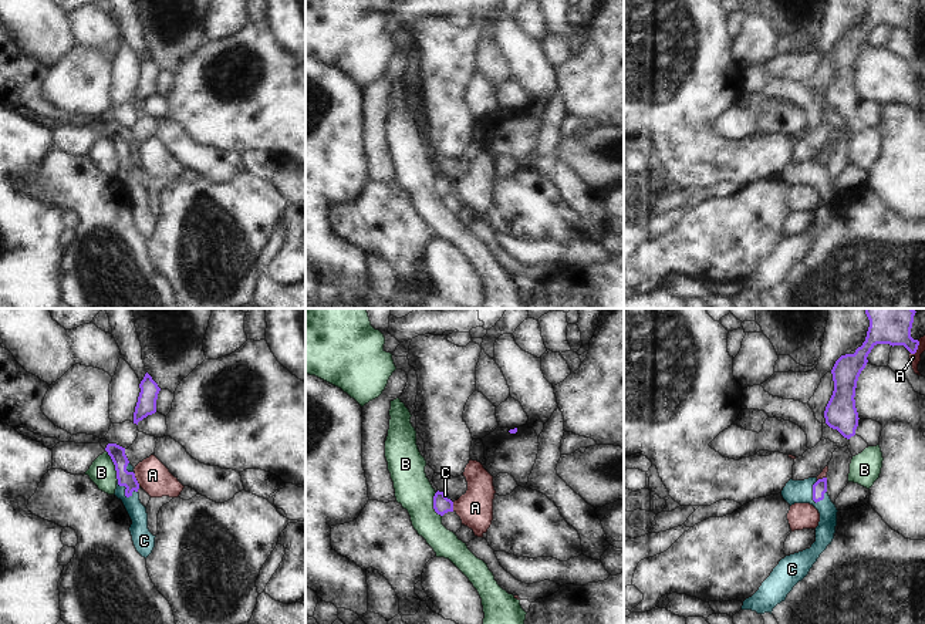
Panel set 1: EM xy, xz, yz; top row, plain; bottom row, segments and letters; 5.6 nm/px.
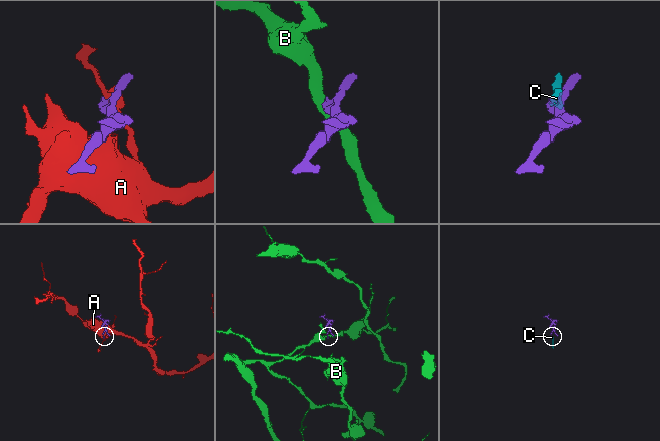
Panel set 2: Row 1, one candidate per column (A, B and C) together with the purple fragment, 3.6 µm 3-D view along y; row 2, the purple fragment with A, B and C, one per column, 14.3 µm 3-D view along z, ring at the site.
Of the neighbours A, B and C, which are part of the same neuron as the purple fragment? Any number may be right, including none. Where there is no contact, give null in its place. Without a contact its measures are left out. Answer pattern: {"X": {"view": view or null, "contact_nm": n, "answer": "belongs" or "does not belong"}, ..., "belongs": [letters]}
{"A": {"view": "yz", "contact_nm": 100, "answer": "does not belong"}, "B": {"view": "xy", "contact_nm": 180, "answer": "does not belong"}, "C": {"view": "yz", "contact_nm": 140, "answer": "belongs"}, "belongs": ["C"]}

